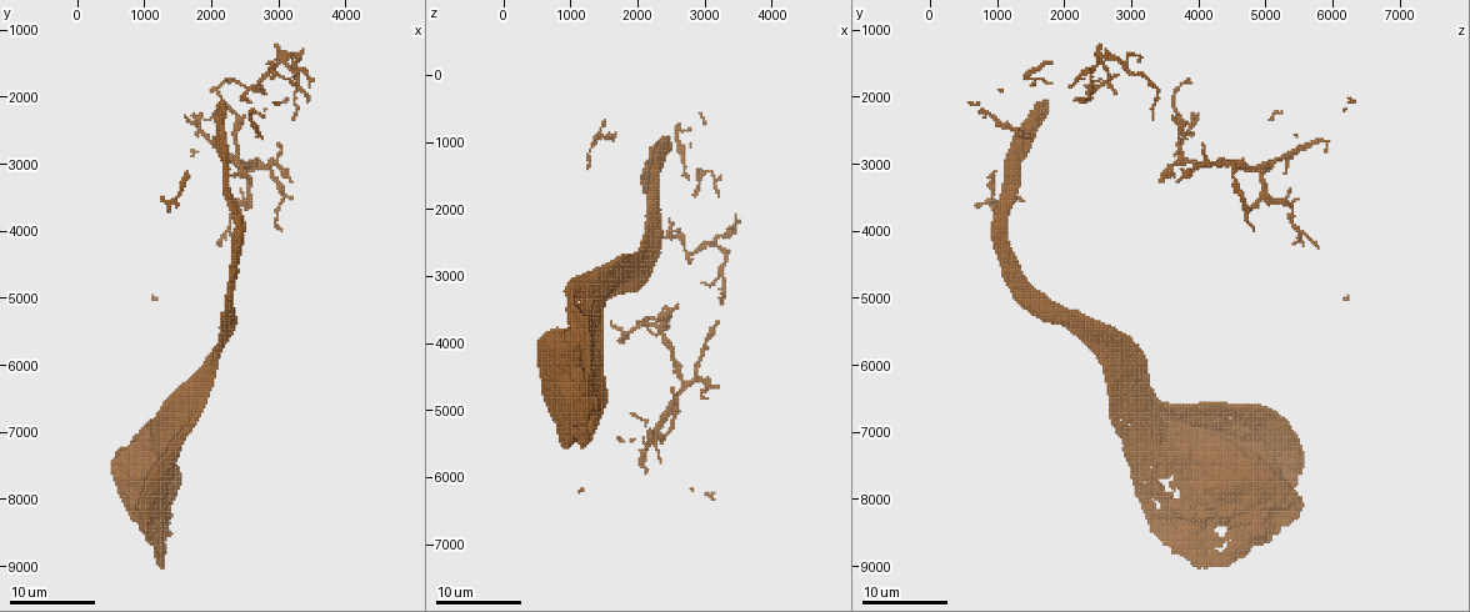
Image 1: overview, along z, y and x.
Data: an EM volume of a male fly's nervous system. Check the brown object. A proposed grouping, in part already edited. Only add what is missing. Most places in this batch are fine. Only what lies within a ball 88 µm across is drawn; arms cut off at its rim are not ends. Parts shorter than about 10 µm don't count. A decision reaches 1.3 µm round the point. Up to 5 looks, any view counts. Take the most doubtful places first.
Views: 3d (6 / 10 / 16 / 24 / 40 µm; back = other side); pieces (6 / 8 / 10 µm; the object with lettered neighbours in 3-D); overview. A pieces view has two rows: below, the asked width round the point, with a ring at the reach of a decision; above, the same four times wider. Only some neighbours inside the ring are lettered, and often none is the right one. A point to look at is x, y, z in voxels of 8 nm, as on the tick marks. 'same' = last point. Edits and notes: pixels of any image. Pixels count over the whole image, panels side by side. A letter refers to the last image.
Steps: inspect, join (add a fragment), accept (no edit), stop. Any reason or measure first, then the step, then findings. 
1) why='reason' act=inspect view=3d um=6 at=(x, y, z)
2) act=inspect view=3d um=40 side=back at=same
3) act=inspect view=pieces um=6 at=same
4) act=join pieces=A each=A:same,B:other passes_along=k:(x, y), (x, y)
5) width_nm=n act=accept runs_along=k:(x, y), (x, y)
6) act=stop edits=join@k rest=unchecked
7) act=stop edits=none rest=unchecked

why='free end' act=inspect view=pieces um=10 at=(2550, 3700, 4700)

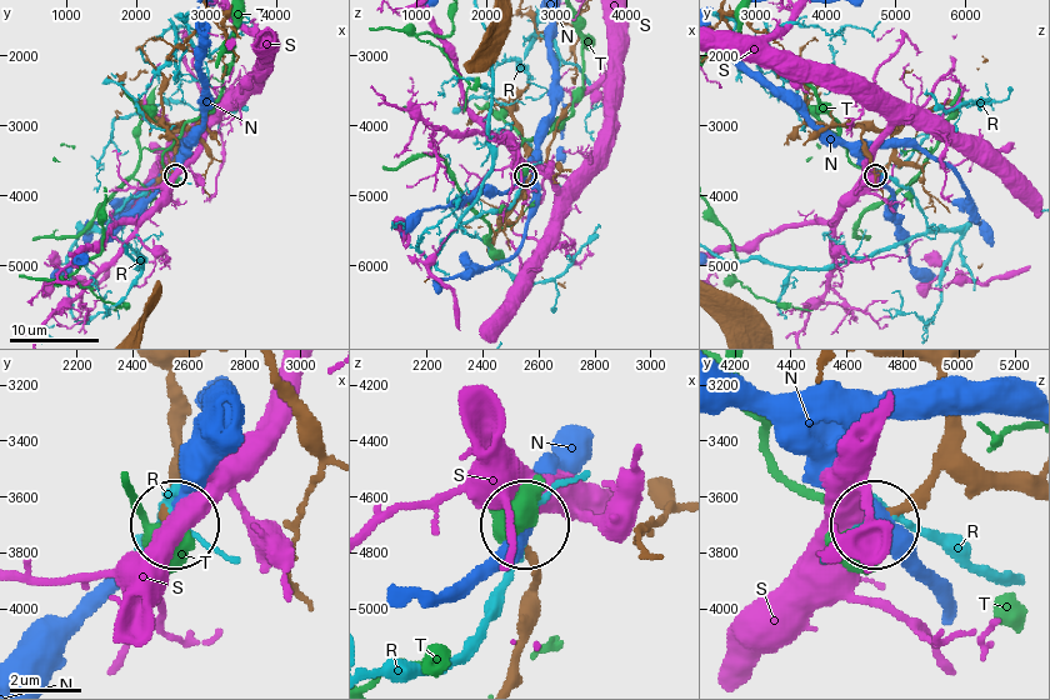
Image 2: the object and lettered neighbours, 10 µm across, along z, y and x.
act=accept each=N:other,R:other,S:other,T:other found='none of them fits'

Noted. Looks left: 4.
act=inspect view=pieces um=6 at=(2600, 3250, 3450)

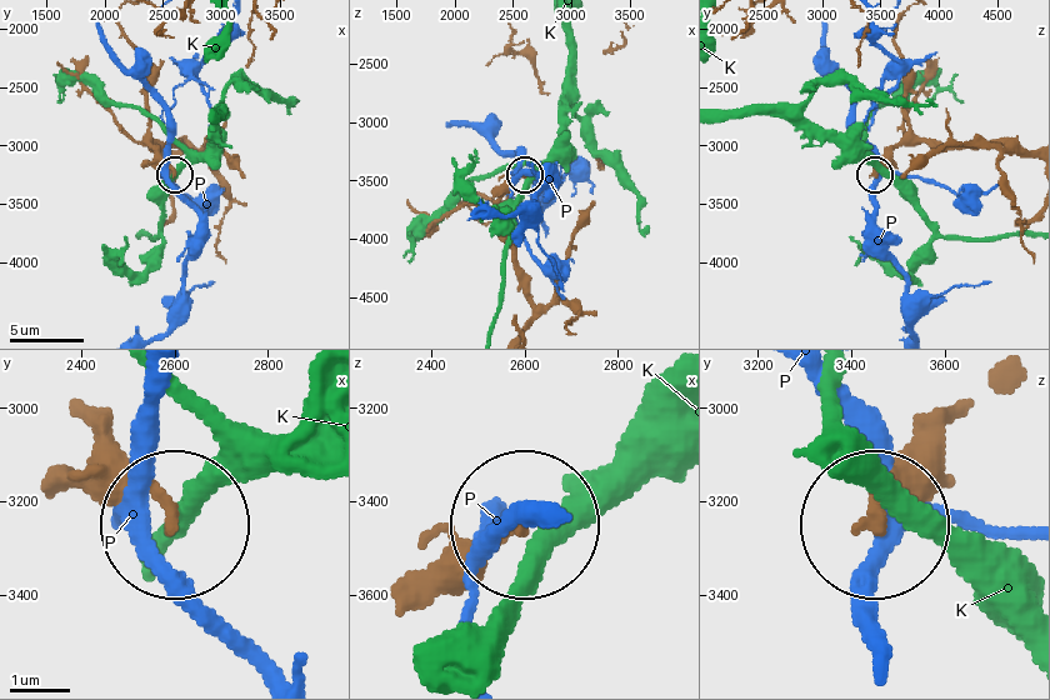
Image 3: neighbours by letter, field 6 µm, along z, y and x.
width_nm=170 act=accept each=K:other,P:other found='no lettered fragment goes on from it'

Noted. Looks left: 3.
why='free end' act=inspect view=pieces um=10 at=(3400, 2050, 2250)

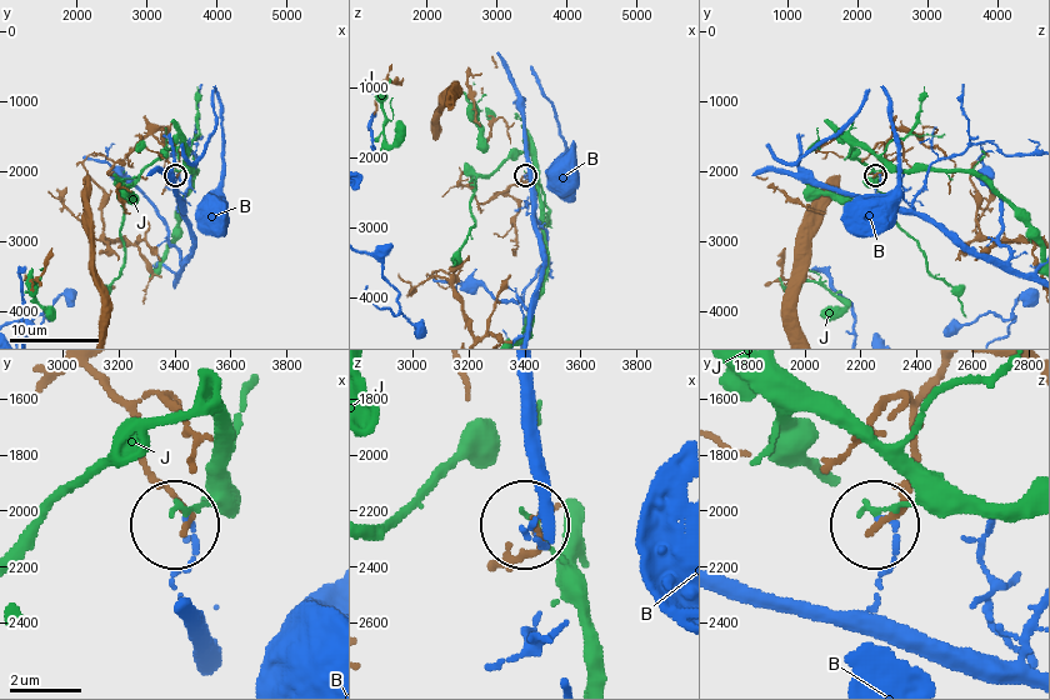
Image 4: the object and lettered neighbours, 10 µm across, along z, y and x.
act=accept each=B:other,J:other found='none of them fits'

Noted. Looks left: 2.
act=stop edits=none rest=unchecked

